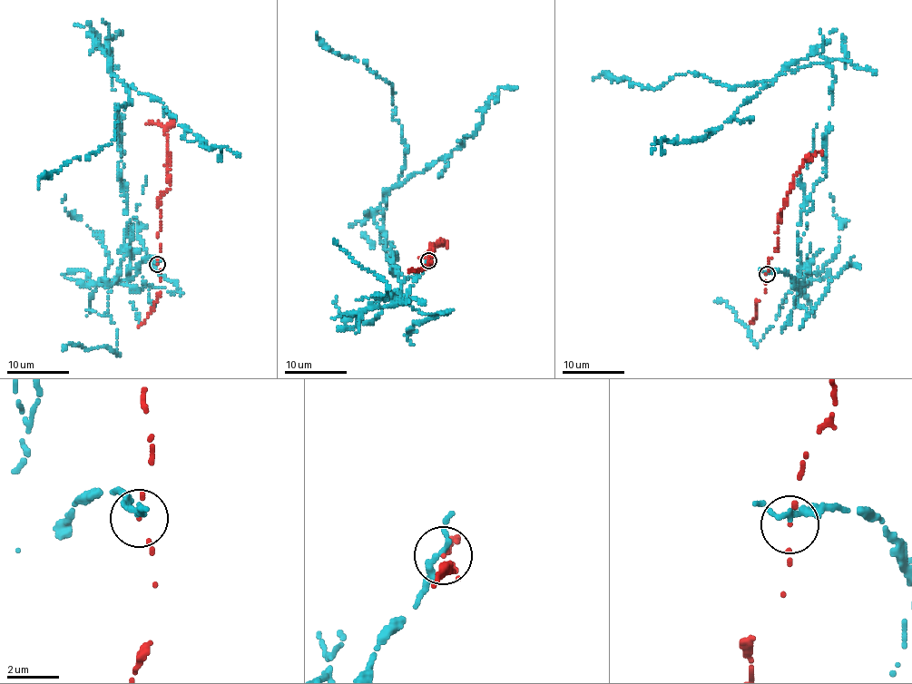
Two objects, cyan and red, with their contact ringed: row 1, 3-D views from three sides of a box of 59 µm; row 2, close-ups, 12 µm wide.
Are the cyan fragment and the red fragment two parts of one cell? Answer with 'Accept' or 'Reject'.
Reject

